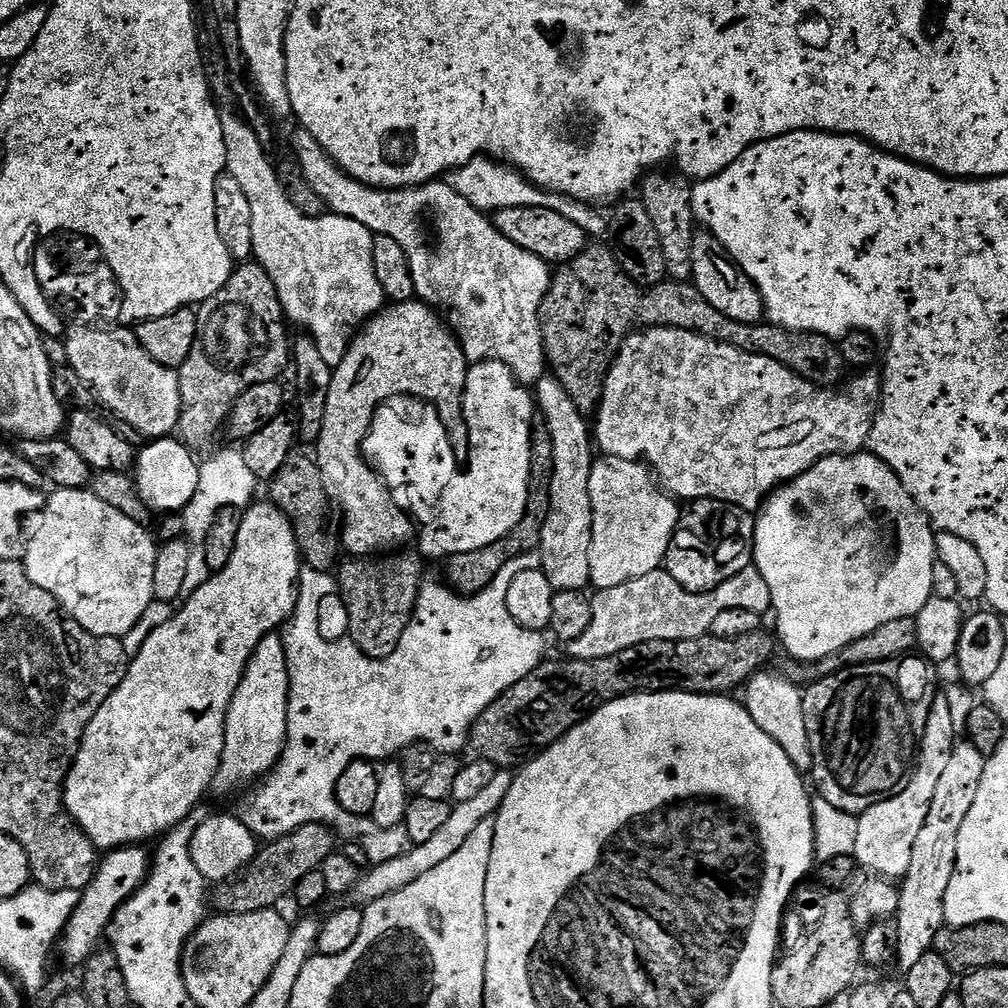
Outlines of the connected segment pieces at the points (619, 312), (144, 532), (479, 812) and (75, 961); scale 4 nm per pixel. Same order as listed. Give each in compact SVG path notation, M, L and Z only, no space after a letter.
M589 246L578 254L578 258L568 264L559 265L540 307L540 329L547 359L551 367L552 364L556 367L556 379L562 382L564 389L574 398L574 406L578 406L578 410L585 414L595 413L600 407L604 379L612 369L612 361L616 359L620 347L632 333L646 328L681 328L687 332L696 332L700 336L709 336L711 340L729 344L743 352L774 358L779 364L786 365L791 372L797 372L802 379L810 380L817 386L836 386L845 379L846 365L840 353L840 345L833 337L817 332L791 332L789 328L782 328L779 324L771 322L734 322L734 318L726 318L722 310L714 310L714 306L710 306L710 302L702 298L696 285L691 282L665 282L652 288L643 288L624 273L611 247Z
M56 488L53 493L47 497L44 508L37 510L23 521L23 535L26 537L26 543L22 563L26 574L30 578L30 582L34 582L34 586L42 586L42 590L46 590L46 594L54 594L61 609L71 619L76 620L78 626L82 626L90 634L123 638L130 630L134 629L135 624L142 618L142 614L154 599L154 562L158 551L157 541L152 541L152 536L148 533L149 529L145 525L126 518L126 514L118 514L118 510L114 510L114 506L106 506L106 502L102 502L102 498L98 498L90 490Z
M497 770L494 778L490 778L489 784L475 798L470 798L470 802L462 802L453 807L450 818L441 826L438 834L434 834L434 838L430 838L430 842L422 842L409 847L408 851L393 860L371 865L361 875L360 881L356 883L355 899L364 900L365 905L370 905L386 894L402 890L402 886L410 886L410 882L418 882L418 878L422 878L422 874L426 874L428 871L434 870L434 866L446 862L446 858L450 858L450 854L458 854L458 850L462 850L462 842L466 842L466 838L470 838L470 834L474 834L474 830L478 830L479 824L495 817L506 794L510 794L512 777L511 771Z
M144 846L114 848L105 855L108 856L105 860L103 857L99 861L94 878L80 893L78 906L58 941L58 956L60 952L61 958L70 967L79 969L87 962L94 949L101 943L99 940L105 937L108 925L112 922L112 915L144 885L150 867L150 852L146 849Z

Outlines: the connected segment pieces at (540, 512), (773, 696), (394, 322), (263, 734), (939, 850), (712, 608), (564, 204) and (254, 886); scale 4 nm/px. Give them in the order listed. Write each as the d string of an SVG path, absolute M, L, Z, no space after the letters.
M540 422L532 430L532 465L530 466L530 482L528 483L528 509L524 516L498 542L490 542L490 546L482 546L482 550L470 550L466 554L447 557L447 583L461 594L475 594L483 588L489 588L502 566L506 562L514 562L514 558L525 556L528 552L539 549L542 538L542 526L546 526L546 518L550 510L550 486L554 478L554 438L550 438L550 430Z
M772 670L755 672L743 689L742 703L748 709L750 718L786 750L790 762L794 762L796 769L801 774L812 771L812 751L810 750L810 734L806 730L806 714L804 713L804 693L795 684L791 684L782 674L776 676Z
M410 299L405 304L389 303L381 308L357 332L342 362L332 370L330 394L326 398L326 418L322 421L322 434L314 445L314 459L322 470L326 494L338 509L338 516L342 521L342 548L349 557L376 558L381 554L407 549L418 532L413 517L401 507L397 497L388 491L388 485L381 480L380 473L365 460L364 440L371 430L376 412L381 405L392 400L391 396L400 398L404 393L435 404L443 417L451 447L455 448L457 453L467 453L468 427L464 417L464 391L469 367L464 348L451 327L429 305Z
M274 631L258 642L254 654L248 660L242 682L238 682L238 690L234 690L234 698L226 714L222 762L211 786L213 793L224 796L239 788L247 789L275 768L288 737L289 690L284 637L279 631Z
M971 742L957 743L954 754L950 754L938 787L934 789L934 802L930 802L930 814L926 814L926 822L914 841L914 854L910 854L910 870L904 875L900 889L900 905L894 917L898 926L898 954L896 959L901 969L907 970L918 963L926 953L933 951L936 935L945 927L944 899L946 886L950 886L950 878L954 874L956 855L958 854L958 830L962 830L962 822L966 822L966 814L970 814L970 806L974 806L974 797L978 794L978 786L982 786L982 770L985 756Z
M755 566L742 570L709 592L687 592L667 570L642 574L642 578L622 582L622 586L601 588L592 596L590 626L582 638L567 641L567 655L574 660L593 660L630 650L630 646L642 642L707 636L714 626L714 618L718 618L722 610L741 608L764 614L772 607L770 586Z
M476 156L461 168L447 173L444 182L455 193L462 195L478 211L494 214L498 209L510 209L513 206L542 205L544 208L558 210L564 218L578 224L579 228L588 233L591 239L607 239L611 231L611 219L606 212L595 205L585 204L580 200L570 199L560 193L542 191L533 184L523 173L511 165L507 165L491 157Z
M307 824L298 826L289 836L267 841L243 872L215 885L210 896L211 903L216 903L215 911L233 916L276 908L279 900L284 900L287 896L289 899L295 893L298 881L305 874L320 871L322 862L326 862L326 858L330 858L330 854L337 851L336 840L338 841L337 833L329 825Z

